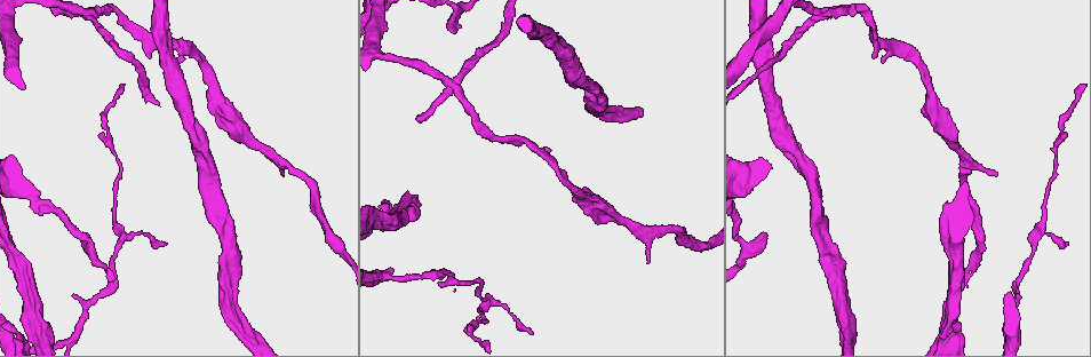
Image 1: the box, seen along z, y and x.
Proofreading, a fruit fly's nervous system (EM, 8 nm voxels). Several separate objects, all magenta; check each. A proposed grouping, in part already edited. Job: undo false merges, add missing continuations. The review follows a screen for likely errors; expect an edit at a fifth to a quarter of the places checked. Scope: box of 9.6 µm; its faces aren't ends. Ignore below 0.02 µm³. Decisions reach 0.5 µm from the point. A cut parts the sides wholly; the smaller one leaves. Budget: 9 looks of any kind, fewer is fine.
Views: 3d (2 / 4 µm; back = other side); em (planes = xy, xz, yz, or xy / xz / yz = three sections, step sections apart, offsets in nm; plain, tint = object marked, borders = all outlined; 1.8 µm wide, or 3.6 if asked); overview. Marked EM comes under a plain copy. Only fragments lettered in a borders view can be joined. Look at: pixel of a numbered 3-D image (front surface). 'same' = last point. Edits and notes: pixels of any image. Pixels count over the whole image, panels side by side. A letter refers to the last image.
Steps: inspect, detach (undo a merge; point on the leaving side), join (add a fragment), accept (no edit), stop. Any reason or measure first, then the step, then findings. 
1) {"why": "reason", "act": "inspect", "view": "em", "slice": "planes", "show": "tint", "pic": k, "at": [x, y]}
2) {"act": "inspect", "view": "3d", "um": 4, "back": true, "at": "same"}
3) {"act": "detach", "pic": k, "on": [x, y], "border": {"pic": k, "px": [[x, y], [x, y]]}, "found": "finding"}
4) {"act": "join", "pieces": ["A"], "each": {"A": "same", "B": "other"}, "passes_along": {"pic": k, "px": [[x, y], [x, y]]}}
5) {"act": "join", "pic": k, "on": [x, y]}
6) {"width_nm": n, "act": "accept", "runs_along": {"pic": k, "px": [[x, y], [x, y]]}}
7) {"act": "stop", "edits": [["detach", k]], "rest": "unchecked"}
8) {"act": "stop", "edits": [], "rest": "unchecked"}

{"why": "arms part here", "act": "inspect", "view": "3d", "um": 2, "pic": 1, "at": [451, 86]}

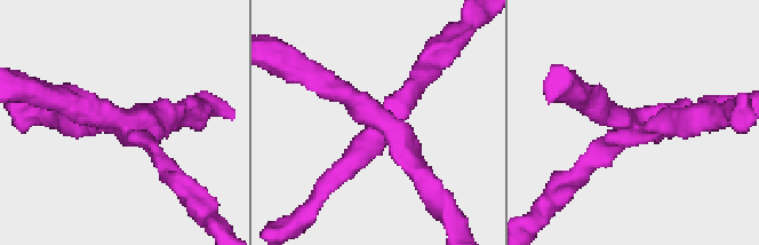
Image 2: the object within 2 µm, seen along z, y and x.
{"why": "shape alone is not enough", "act": "inspect", "view": "em", "slice": "xz", "step": 8, "show": "tint", "pic": 2, "at": [125, 124]}

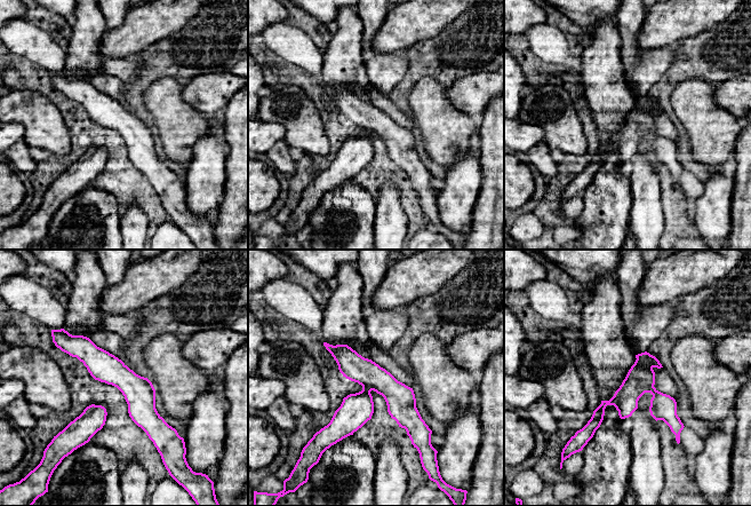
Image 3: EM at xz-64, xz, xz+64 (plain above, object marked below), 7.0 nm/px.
{"act": "inspect", "view": "em", "slice": "xy", "step": 8, "show": "borders", "at": "same"}

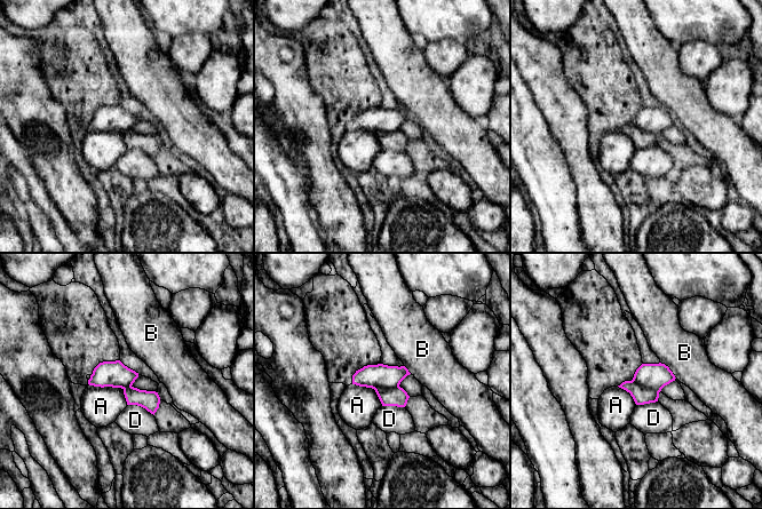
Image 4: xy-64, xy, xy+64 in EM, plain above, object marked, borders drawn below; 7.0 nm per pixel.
{"act": "detach", "pic": 4, "on": [641, 395], "each": {"A": "other", "B": "other", "D": "other"}, "border": {"pic": 4, "px": [[632, 380], [659, 391]]}, "found": "two neurons meet here"}

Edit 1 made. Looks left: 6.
{"act": "inspect", "view": "overview"}

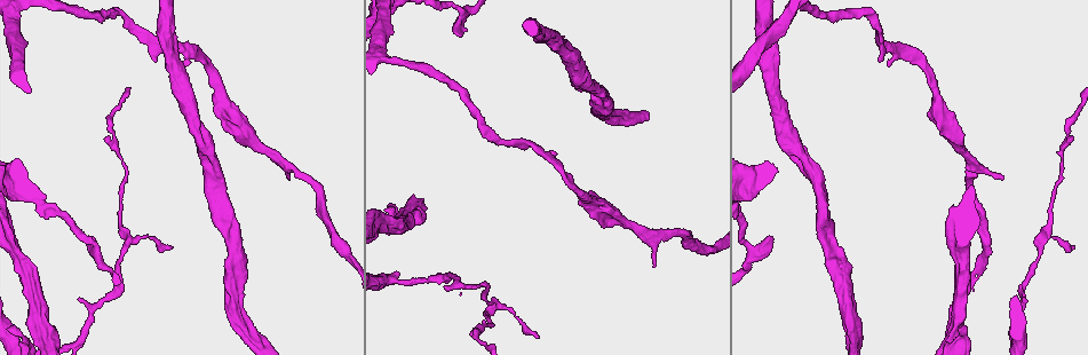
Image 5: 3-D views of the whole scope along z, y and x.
{"why": "tapers out", "act": "inspect", "view": "em", "um": 3.6, "slice": "planes", "show": "borders", "pic": 5, "at": [172, 246]}

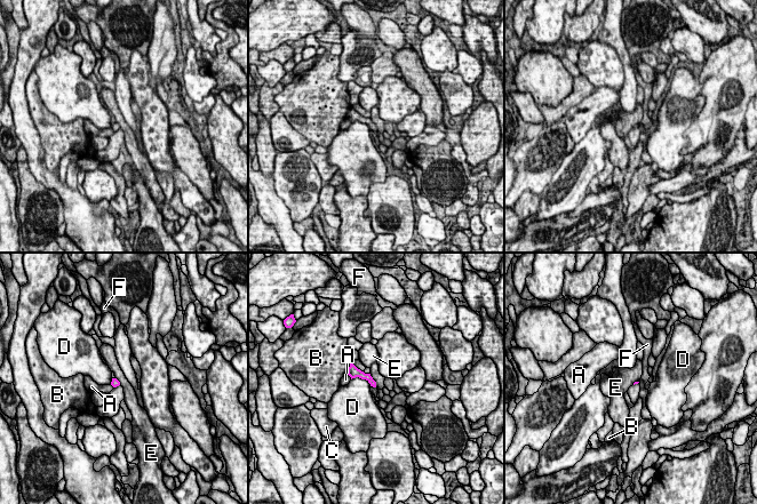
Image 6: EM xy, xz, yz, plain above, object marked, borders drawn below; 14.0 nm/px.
{"act": "accept", "each": {"A": "other", "B": "other", "C": "other", "D": "other", "E": "other", "F": "other"}, "border": {"pic": 6, "px": [[369, 374], [376, 386]]}, "found": "none of them fits"}

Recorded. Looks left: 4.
{"why": "tapers out", "act": "inspect", "view": "3d", "um": 4, "pic": 5, "at": [461, 34]}

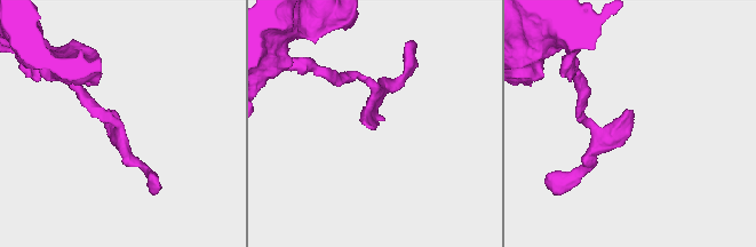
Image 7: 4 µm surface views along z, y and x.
{"why": "shape alone is not enough", "act": "inspect", "view": "em", "slice": "planes", "show": "tint", "pic": 7, "at": [631, 112]}

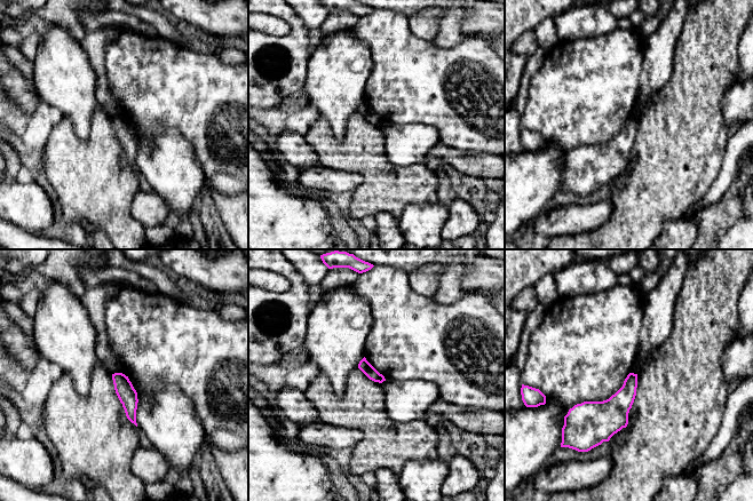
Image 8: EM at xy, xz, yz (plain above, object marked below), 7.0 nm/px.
{"why": "see the neighbours", "act": "inspect", "view": "em", "slice": "planes", "show": "borders", "at": "same"}

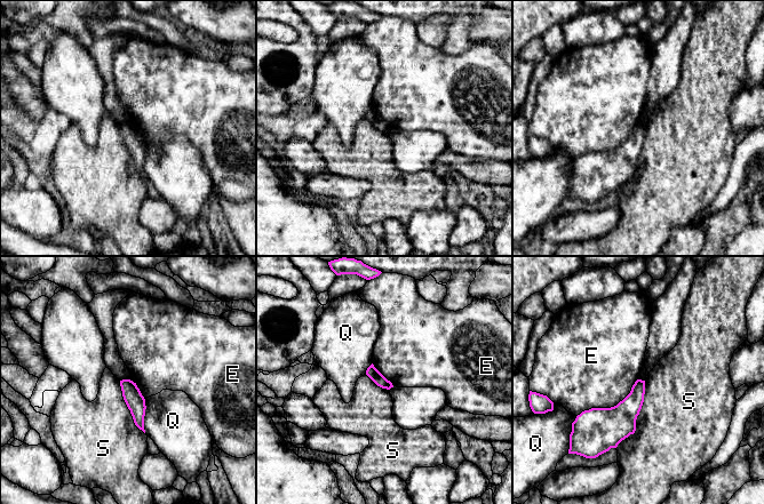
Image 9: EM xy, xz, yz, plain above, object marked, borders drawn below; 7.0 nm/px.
{"longest_contact_nm": ["S", 500], "act": "accept", "each": {"E": "other", "Q": "other", "S": "other"}, "border": {"pic": 9, "px": [[645, 381], [636, 430], [615, 447]]}, "found": "no lettered fragment goes on from it"}

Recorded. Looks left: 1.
{"why": "branch stops here", "act": "inspect", "view": "em", "slice": "planes", "show": "borders", "pic": 5, "at": [1003, 178]}

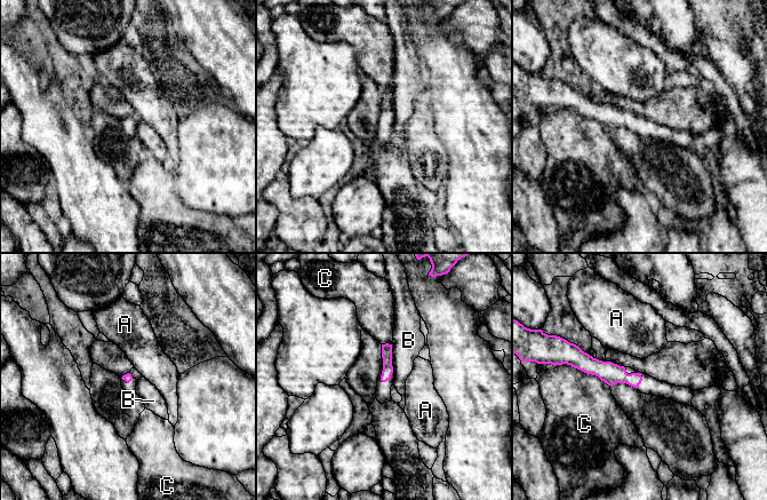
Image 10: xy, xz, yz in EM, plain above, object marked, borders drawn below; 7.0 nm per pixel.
{"act": "accept", "each": {"A": "other", "B": "other", "C": "other"}, "border": {"pic": 10, "px": [[391, 344], [392, 362]]}, "found": "no lettered fragment goes on from it"}

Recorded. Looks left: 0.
{"act": "stop", "edits": [["detach", 4]], "rest": "unchecked"}

